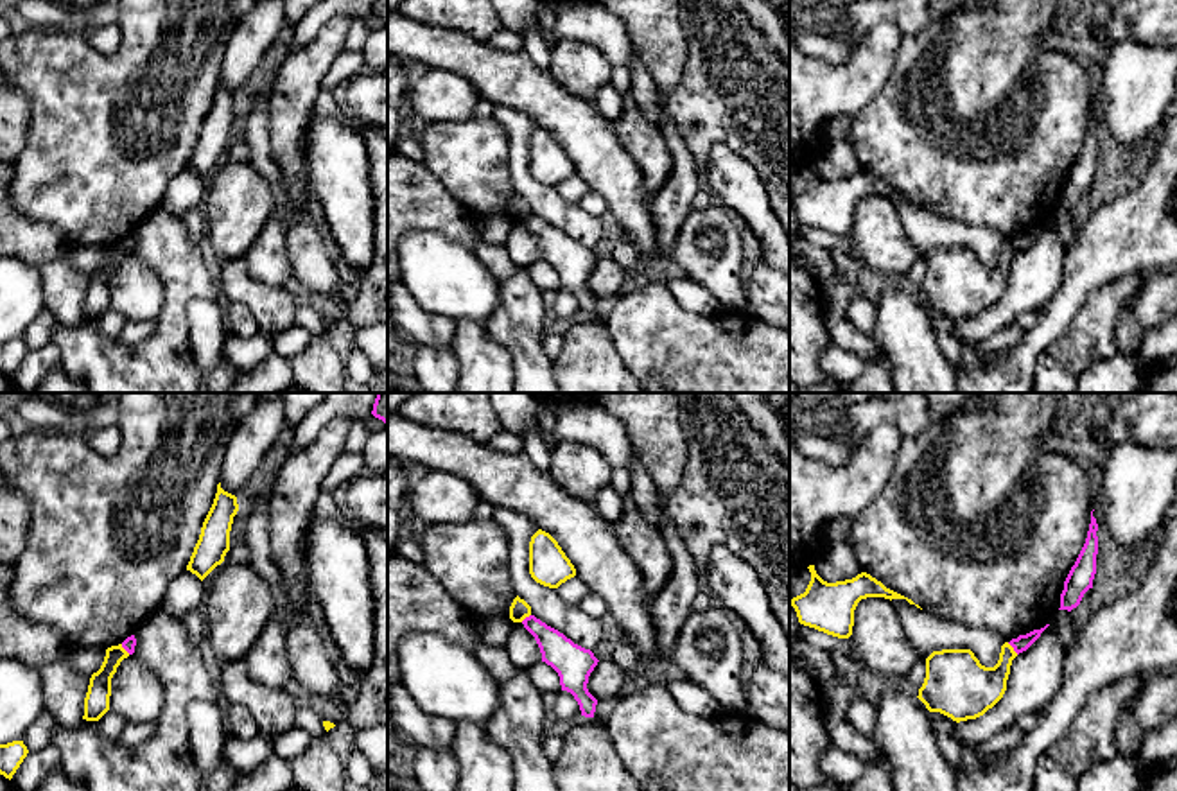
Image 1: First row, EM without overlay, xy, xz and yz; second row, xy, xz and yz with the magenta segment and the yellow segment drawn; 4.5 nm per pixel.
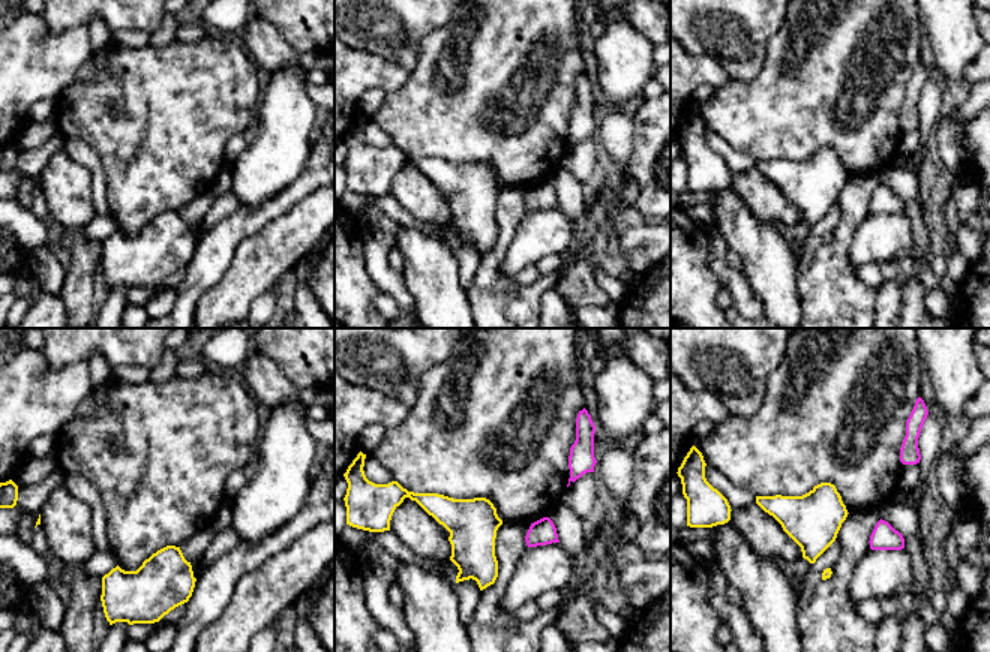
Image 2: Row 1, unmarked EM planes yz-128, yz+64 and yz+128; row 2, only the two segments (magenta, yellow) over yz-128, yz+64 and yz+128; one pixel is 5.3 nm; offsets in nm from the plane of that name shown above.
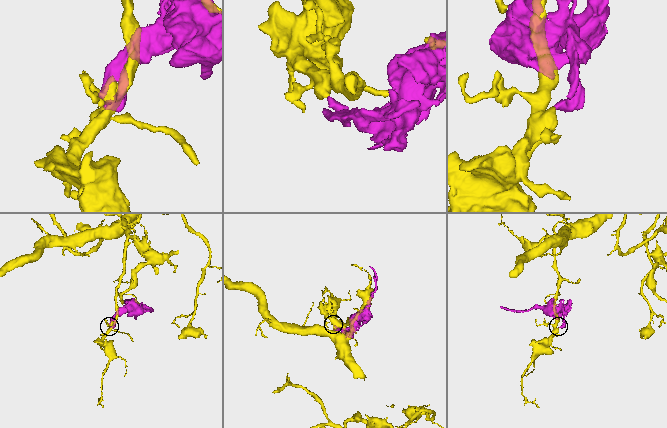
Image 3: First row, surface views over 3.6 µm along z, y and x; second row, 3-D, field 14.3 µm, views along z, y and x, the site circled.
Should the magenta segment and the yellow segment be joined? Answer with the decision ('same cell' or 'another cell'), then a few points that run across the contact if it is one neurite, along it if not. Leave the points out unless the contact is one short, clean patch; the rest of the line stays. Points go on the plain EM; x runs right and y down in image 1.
another cell; line yz (1007, 241), (1018, 252)

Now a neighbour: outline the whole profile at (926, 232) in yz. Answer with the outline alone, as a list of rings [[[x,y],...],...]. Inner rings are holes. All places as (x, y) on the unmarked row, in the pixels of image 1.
[[[892,197],[913,248],[926,258],[933,249],[971,248],[985,265],[994,265],[1005,242],[996,230],[967,226],[928,213],[906,197]]]

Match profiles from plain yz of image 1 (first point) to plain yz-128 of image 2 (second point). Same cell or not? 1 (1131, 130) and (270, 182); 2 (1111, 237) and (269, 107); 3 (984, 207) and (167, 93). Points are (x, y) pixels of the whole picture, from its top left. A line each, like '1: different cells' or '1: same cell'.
1: same cell
2: different cells
3: same cell

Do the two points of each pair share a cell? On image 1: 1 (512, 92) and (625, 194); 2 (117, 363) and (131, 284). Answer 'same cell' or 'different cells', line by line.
1: same cell
2: different cells

